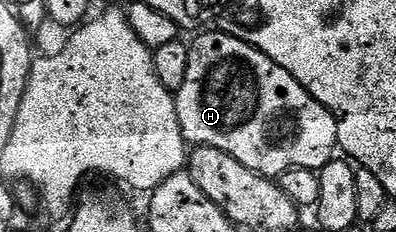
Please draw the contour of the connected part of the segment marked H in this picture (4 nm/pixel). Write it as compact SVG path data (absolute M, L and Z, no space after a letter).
M219 30L203 32L199 33L201 36L196 41L191 41L188 50L190 54L190 66L186 66L186 82L182 82L182 90L174 93L176 97L176 109L178 110L178 122L182 126L182 134L185 141L192 146L214 146L218 150L230 154L230 158L238 158L238 162L242 162L242 166L246 166L250 170L254 170L258 174L269 178L278 178L283 172L291 168L318 170L330 163L338 152L336 119L332 117L332 112L323 108L289 72L282 70L282 66L278 66L270 58L266 58L266 54L262 54L254 46L250 46L244 40L234 38L230 34Z

